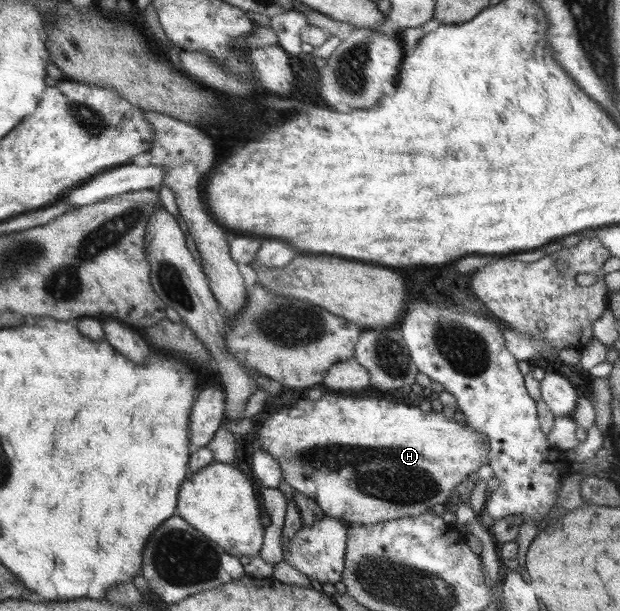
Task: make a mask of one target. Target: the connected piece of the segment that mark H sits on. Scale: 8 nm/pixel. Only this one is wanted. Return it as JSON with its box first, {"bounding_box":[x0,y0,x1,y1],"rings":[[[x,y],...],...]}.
{"bounding_box":[254,391,488,526],"rings":[[[325,391],[321,399],[316,401],[306,399],[299,396],[291,403],[285,405],[282,409],[278,408],[276,413],[272,413],[269,417],[263,419],[254,431],[260,448],[266,450],[282,468],[283,480],[292,486],[296,492],[314,500],[318,503],[320,509],[327,517],[332,517],[343,522],[348,522],[348,526],[376,526],[382,522],[400,520],[406,517],[417,517],[424,513],[431,512],[433,506],[437,503],[445,503],[454,495],[454,489],[467,478],[475,478],[476,473],[482,465],[488,463],[487,459],[487,439],[483,433],[476,431],[468,424],[462,425],[456,422],[454,416],[446,417],[442,412],[430,411],[424,413],[420,407],[416,407],[414,403],[400,403],[400,401],[392,401],[386,397],[373,397],[372,395],[362,395],[362,397],[354,397],[350,395],[342,395],[342,392]]]}

